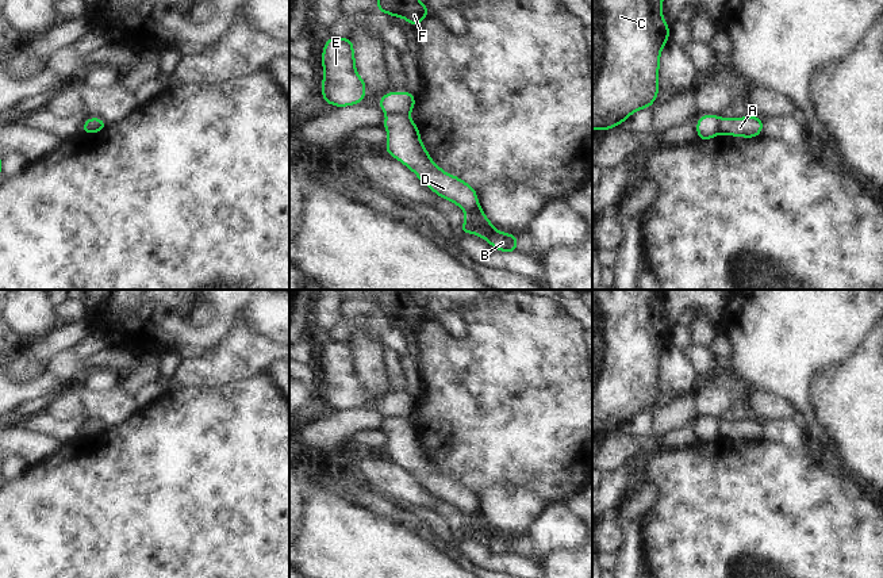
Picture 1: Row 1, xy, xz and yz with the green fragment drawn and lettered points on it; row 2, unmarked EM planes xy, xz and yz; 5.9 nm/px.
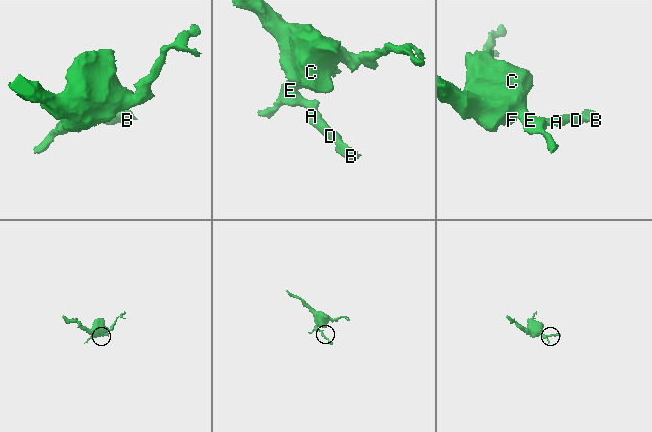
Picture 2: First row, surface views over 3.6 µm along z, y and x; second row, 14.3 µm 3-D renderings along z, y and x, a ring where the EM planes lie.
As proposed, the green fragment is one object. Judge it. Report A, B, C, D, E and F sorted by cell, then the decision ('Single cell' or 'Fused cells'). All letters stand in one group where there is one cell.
Groups: A B D / C E F. Fused cells.

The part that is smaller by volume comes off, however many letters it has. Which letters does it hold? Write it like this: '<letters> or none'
A, B, D

